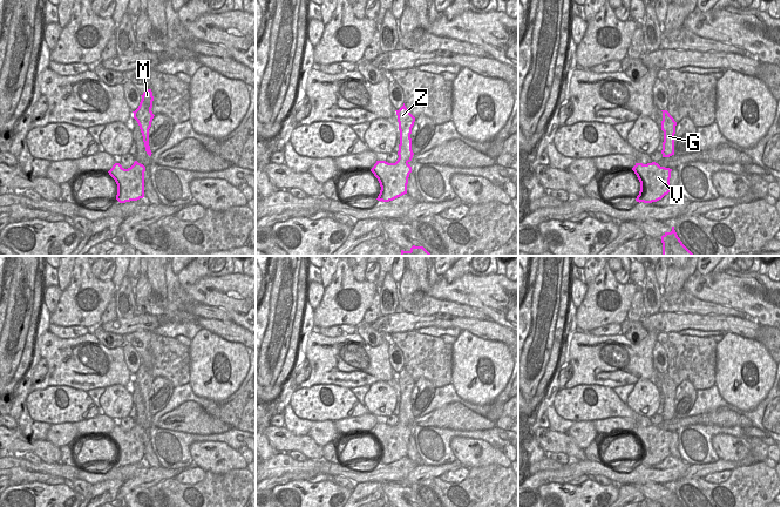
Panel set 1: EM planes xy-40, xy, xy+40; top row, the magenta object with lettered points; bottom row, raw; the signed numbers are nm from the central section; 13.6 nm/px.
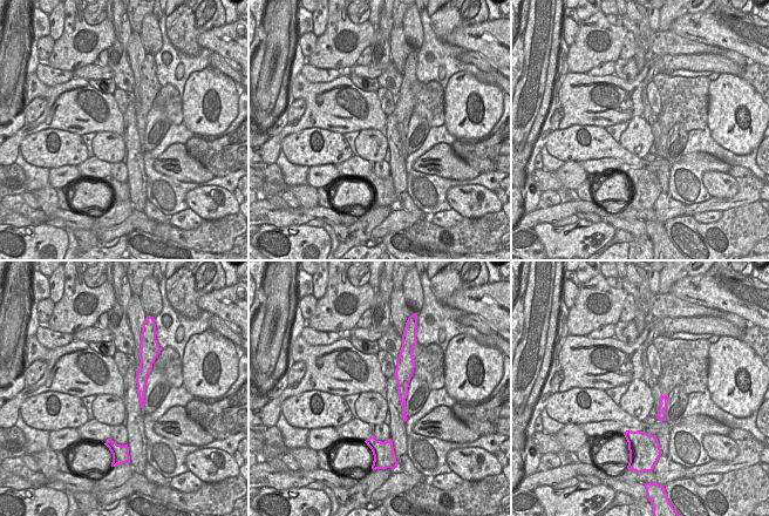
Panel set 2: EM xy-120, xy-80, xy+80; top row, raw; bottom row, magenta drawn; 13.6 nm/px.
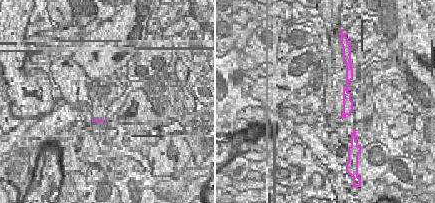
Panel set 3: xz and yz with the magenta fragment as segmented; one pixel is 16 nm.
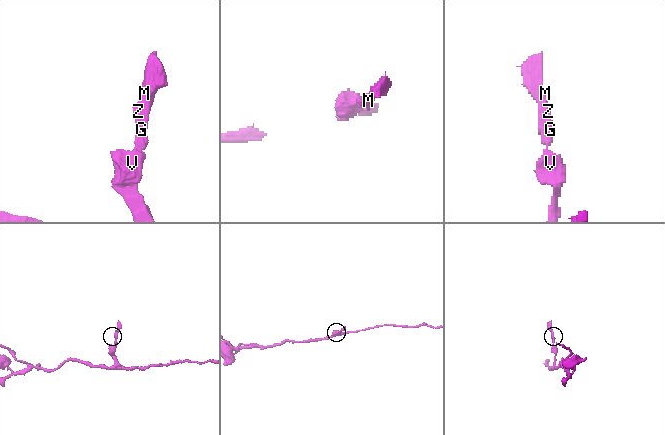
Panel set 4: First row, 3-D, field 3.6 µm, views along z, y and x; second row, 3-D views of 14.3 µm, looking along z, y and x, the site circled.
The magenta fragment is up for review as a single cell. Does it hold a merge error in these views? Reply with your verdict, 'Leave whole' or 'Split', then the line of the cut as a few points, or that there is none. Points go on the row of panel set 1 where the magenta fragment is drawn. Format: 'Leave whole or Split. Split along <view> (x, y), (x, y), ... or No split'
Leave whole. No split

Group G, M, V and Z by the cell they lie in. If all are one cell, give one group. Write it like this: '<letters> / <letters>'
G M V Z

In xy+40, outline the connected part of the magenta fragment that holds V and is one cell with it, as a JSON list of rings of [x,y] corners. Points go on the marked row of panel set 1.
[[[652,162],[647,164],[636,163],[632,170],[640,182],[640,191],[636,198],[637,202],[657,202],[671,192],[670,178],[672,169]]]

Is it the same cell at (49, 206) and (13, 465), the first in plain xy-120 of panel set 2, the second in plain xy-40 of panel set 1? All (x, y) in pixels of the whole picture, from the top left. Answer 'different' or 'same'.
different

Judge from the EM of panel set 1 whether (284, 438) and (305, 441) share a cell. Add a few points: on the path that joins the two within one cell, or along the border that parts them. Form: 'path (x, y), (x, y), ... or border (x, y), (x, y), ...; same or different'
path (289, 441), (300, 441); same

